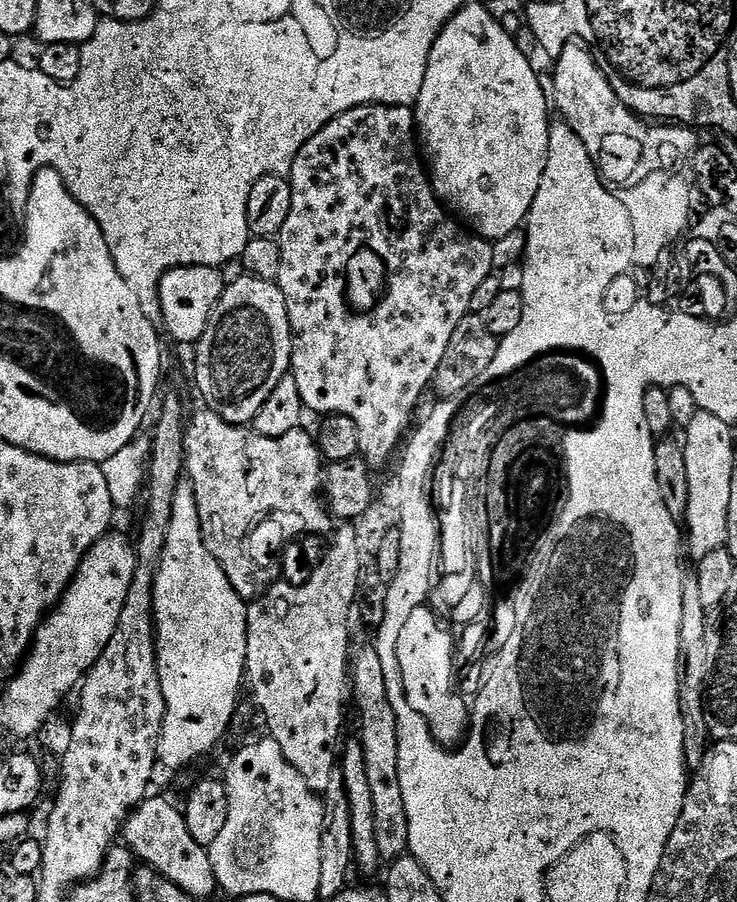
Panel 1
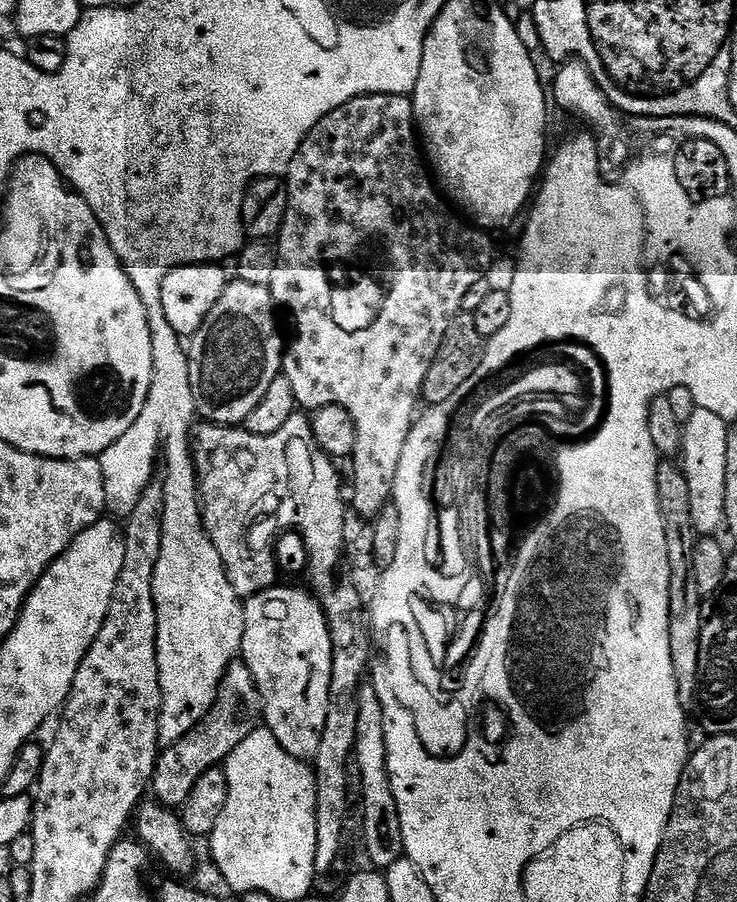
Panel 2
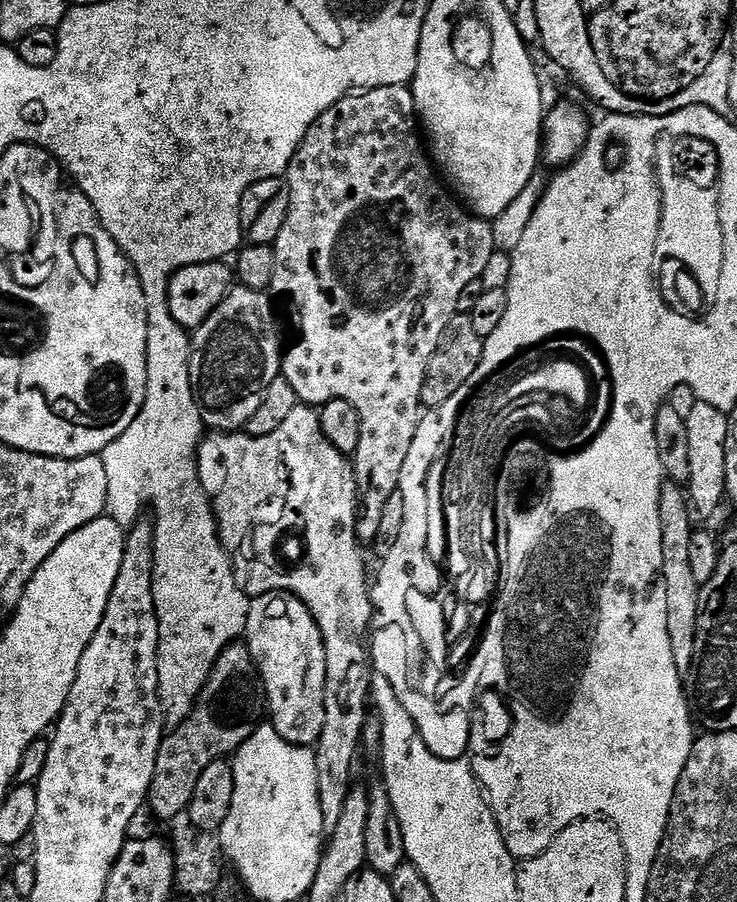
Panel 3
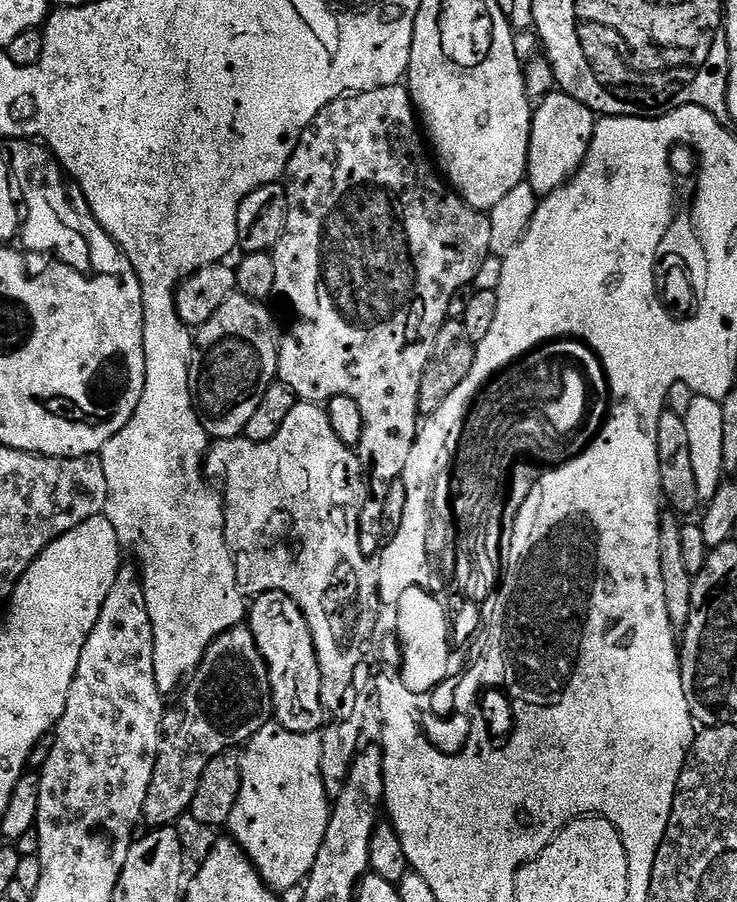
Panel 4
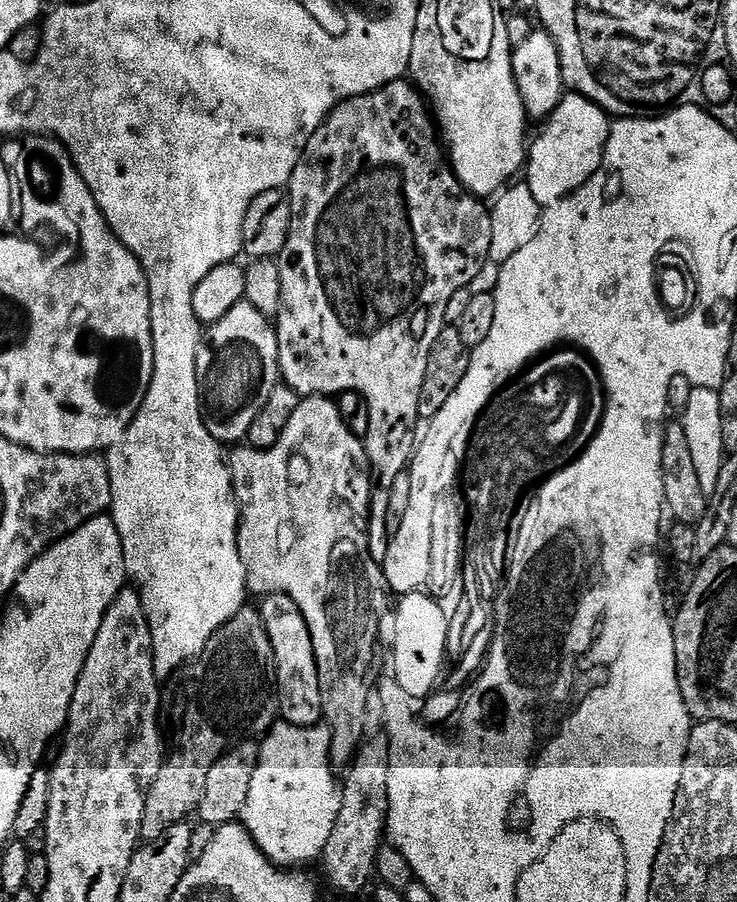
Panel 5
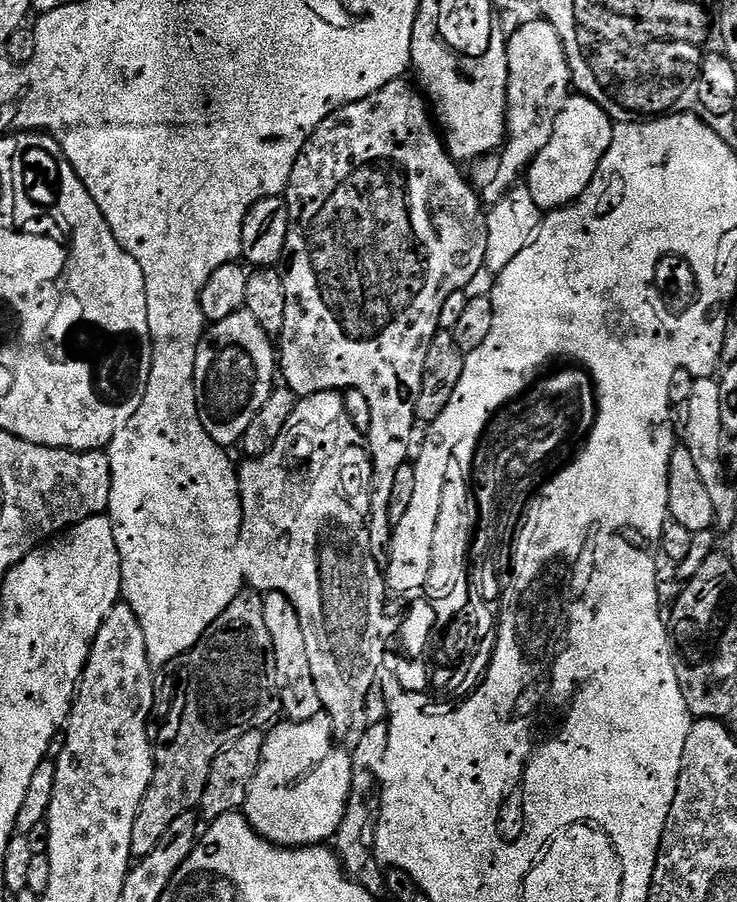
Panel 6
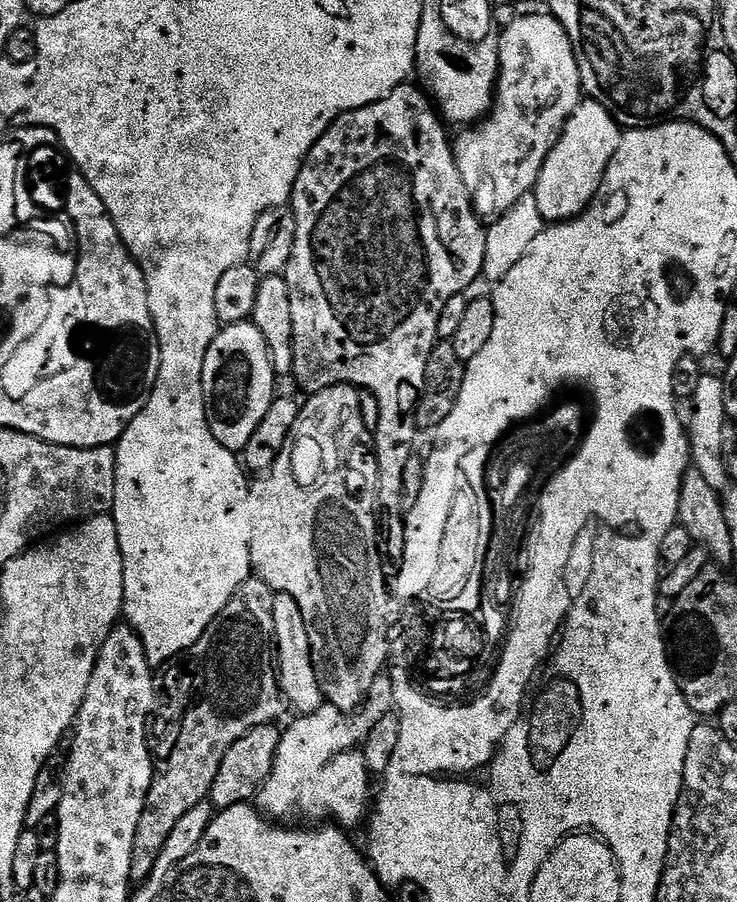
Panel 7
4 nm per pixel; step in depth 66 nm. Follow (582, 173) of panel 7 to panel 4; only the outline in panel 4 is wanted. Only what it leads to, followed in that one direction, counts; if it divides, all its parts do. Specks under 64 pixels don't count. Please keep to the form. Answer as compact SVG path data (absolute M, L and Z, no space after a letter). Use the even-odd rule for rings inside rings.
M559 90L549 92L535 105L528 143L526 183L536 192L537 197L550 195L575 176L588 156L597 123L597 113Z

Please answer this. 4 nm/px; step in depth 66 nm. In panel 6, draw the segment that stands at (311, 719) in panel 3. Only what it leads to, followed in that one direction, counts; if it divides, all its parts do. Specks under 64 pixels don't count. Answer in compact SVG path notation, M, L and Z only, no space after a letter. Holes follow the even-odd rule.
M281 592L263 593L266 630L274 642L276 655L276 681L280 687L282 712L288 720L309 720L322 711L318 698L318 686L314 686L314 674L310 674L310 658L306 655L306 638L302 634L302 622L296 607Z

